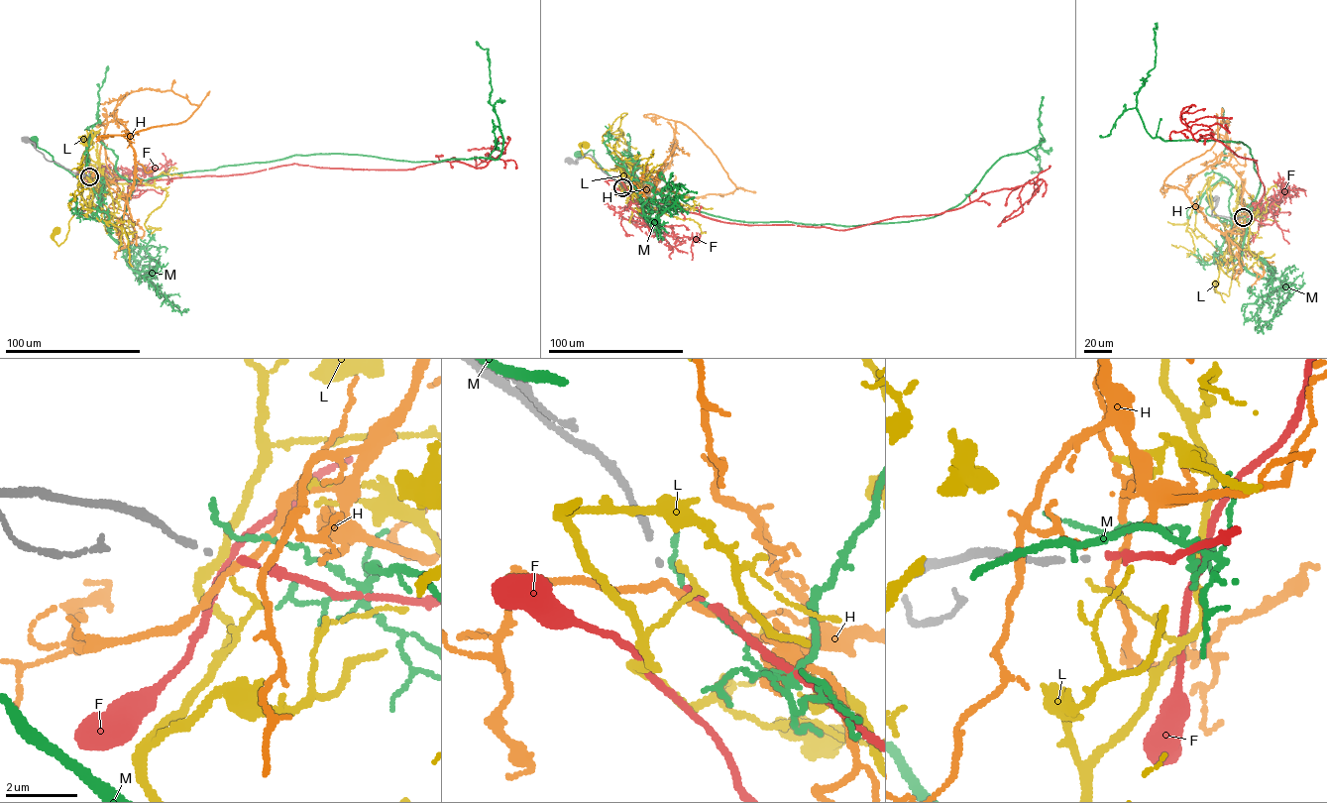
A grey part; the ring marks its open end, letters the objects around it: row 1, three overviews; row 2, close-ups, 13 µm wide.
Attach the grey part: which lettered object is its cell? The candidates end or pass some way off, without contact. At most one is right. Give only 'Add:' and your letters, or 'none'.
Add: F

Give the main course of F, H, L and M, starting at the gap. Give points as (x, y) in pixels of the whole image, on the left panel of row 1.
F: (90, 176), (142, 180), (296, 164), (402, 170), (446, 161), (484, 168), (505, 153), (468, 150)
H: (89, 177), (98, 168), (108, 122), (121, 123), (134, 152), (134, 183), (127, 202), (134, 231), (116, 259)
L: (89, 177), (86, 184), (95, 191), (92, 207), (88, 203), (72, 216), (58, 246), (53, 239), (55, 231)
M: (89, 175), (96, 176), (104, 186), (101, 205), (76, 176), (38, 147), (35, 140)

